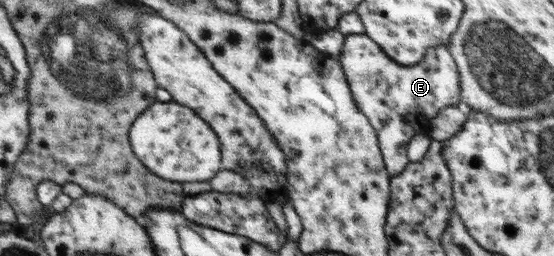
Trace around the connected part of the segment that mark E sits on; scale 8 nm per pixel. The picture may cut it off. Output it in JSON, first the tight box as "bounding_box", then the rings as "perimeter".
{"bounding_box":[337,33,461,177],"perimeter":[[[355,33],[344,36],[337,59],[341,62],[342,71],[349,82],[355,103],[377,133],[378,148],[382,150],[387,173],[391,173],[391,177],[399,175],[399,172],[409,164],[406,147],[411,138],[421,133],[429,135],[431,120],[435,119],[443,107],[459,106],[458,96],[461,95],[461,83],[459,83],[459,72],[453,57],[445,45],[439,45],[427,50],[425,58],[417,64],[400,65],[397,61],[391,60],[370,37],[363,33]]]}

